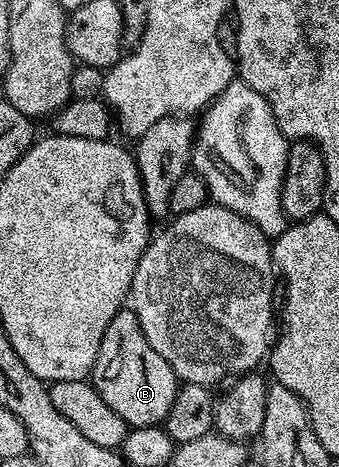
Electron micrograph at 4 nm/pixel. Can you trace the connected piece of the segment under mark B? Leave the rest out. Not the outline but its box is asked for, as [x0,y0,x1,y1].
[89,309,181,428]

